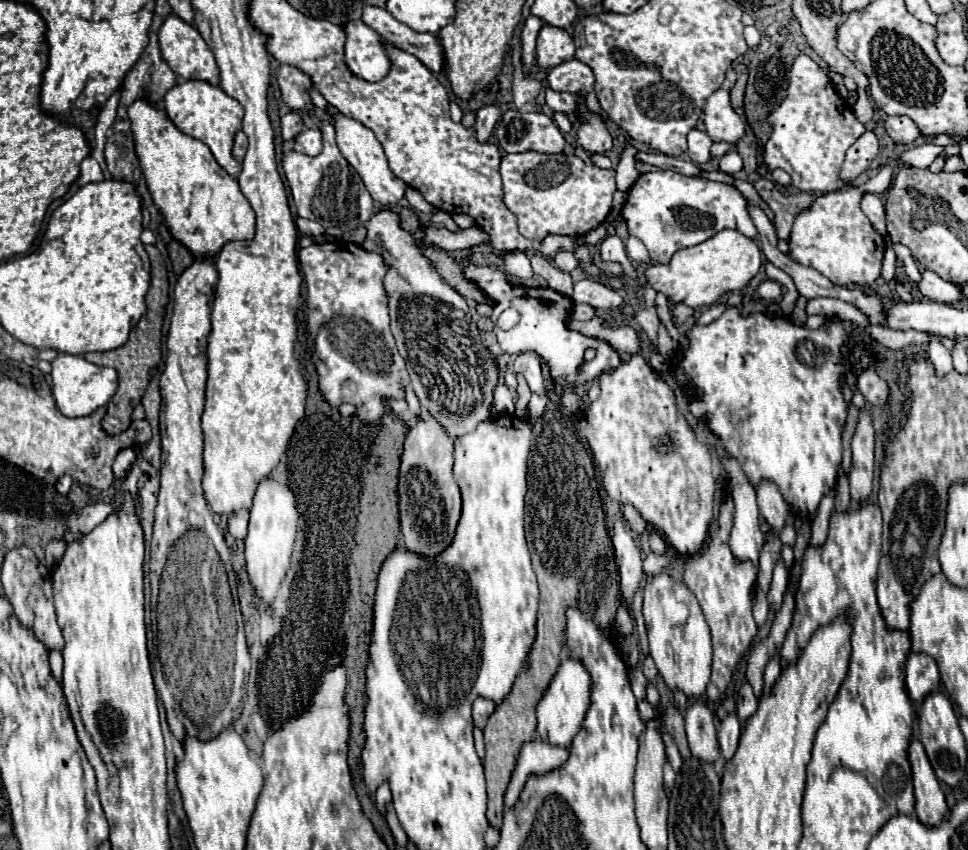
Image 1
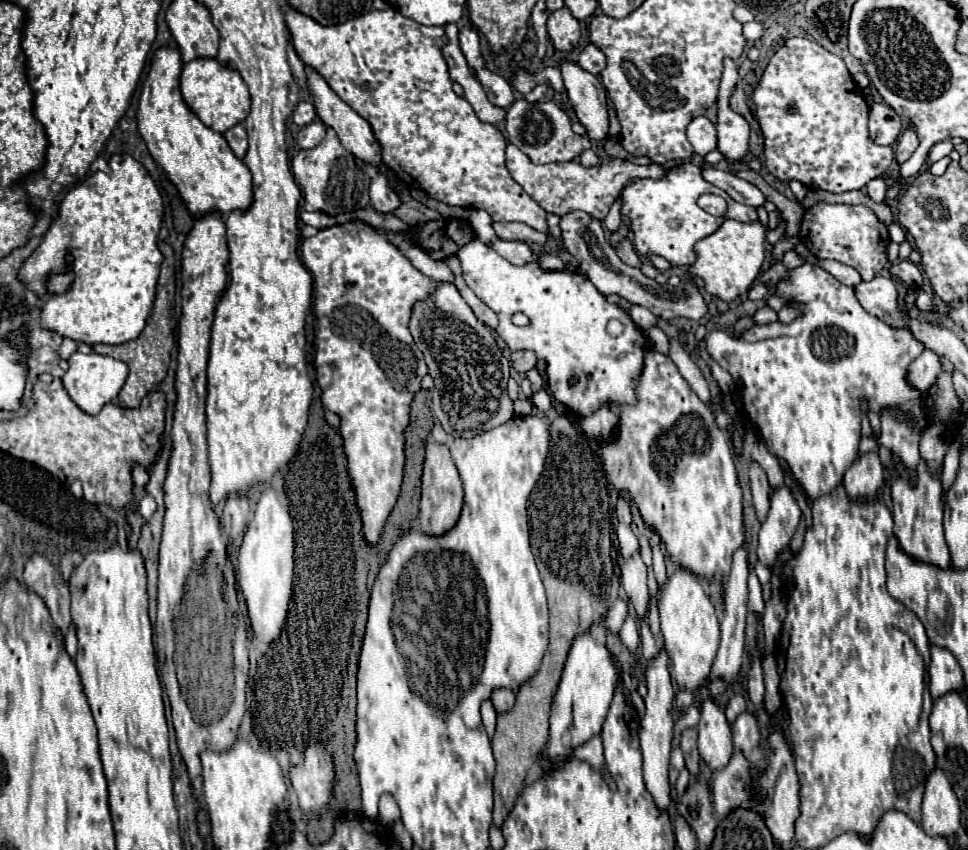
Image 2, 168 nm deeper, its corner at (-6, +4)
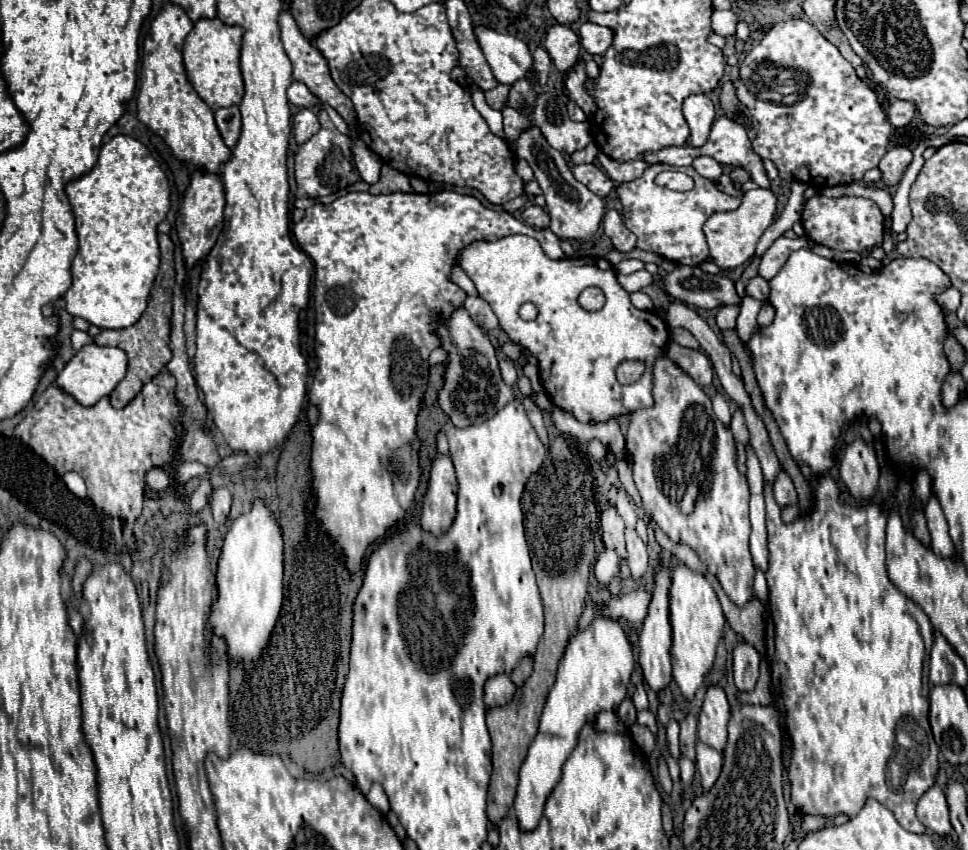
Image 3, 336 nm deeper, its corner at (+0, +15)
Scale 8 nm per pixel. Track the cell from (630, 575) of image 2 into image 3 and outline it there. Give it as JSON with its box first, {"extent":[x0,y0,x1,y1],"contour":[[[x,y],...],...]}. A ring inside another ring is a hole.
{"extent":[626,530,648,578],"contour":[[[626,530],[626,548],[628,548],[628,566],[632,578],[642,578],[648,568],[648,552],[646,544],[640,540],[636,530]]]}

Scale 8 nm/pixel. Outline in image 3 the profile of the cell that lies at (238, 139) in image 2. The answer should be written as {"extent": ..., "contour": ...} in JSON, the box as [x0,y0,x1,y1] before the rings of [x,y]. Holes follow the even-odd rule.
{"extent":[214,106,242,148],"contour":[[[238,106],[218,108],[214,112],[214,118],[216,118],[216,126],[218,126],[218,130],[220,130],[222,138],[224,138],[224,144],[228,148],[234,148],[238,138],[240,138],[240,128],[242,128]]]}

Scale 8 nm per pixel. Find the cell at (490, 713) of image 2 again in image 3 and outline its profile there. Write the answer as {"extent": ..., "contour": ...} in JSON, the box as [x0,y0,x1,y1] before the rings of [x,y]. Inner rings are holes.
{"extent":[484,674,516,708],"contour":[[[508,674],[492,676],[492,678],[486,682],[486,694],[484,694],[486,708],[506,706],[506,704],[512,700],[514,692],[516,692],[516,686],[512,684],[512,680],[510,680]]]}

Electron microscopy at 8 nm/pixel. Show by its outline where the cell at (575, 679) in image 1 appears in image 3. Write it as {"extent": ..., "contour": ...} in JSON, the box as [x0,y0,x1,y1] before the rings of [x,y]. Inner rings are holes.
{"extent":[514,616,634,832],"contour":[[[596,616],[590,626],[594,628],[586,628],[570,640],[566,654],[560,660],[556,682],[550,688],[540,720],[540,732],[530,744],[528,756],[520,768],[514,814],[522,832],[530,832],[540,824],[544,802],[562,774],[566,756],[570,756],[578,742],[580,728],[598,712],[616,710],[626,696],[626,686],[634,670],[634,656],[622,622]]]}

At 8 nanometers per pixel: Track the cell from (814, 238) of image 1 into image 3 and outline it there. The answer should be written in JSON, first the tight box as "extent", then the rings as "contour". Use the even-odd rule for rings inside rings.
{"extent":[802,194,884,252],"contour":[[[822,194],[812,196],[804,204],[802,226],[804,226],[808,238],[812,238],[814,242],[824,244],[828,248],[836,248],[836,250],[864,252],[874,246],[880,246],[882,236],[884,236],[884,216],[882,216],[878,204],[874,200],[868,200],[862,196],[842,196],[838,200],[830,200]]]}

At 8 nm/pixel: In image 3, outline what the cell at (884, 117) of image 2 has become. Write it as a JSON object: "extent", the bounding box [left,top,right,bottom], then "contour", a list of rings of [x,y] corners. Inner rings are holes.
{"extent":[888,100,916,128],"contour":[[[894,100],[888,108],[888,120],[894,128],[906,126],[916,114],[916,104],[910,100]]]}

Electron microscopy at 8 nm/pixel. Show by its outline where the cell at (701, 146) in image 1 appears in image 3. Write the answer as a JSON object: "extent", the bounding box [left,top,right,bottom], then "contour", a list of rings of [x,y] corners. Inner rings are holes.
{"extent":[684,94,714,146],"contour":[[[692,94],[684,100],[684,118],[690,126],[690,144],[704,146],[714,124],[714,102],[706,94]]]}

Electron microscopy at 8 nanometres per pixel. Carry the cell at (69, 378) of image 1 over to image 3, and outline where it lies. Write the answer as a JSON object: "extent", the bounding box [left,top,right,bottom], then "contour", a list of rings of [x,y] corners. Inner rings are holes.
{"extent":[56,344,126,406],"contour":[[[88,344],[80,348],[66,368],[58,374],[56,384],[70,394],[82,406],[94,406],[98,400],[112,394],[116,384],[126,376],[126,354],[120,348],[108,348],[98,344]]]}

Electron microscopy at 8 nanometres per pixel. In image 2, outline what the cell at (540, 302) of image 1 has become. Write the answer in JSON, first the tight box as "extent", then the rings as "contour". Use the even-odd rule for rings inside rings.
{"extent":[456,239,646,417],"contour":[[[478,239],[462,245],[456,255],[462,263],[468,287],[498,315],[500,323],[496,333],[500,333],[510,351],[532,349],[538,359],[548,363],[548,387],[560,403],[586,417],[604,401],[636,401],[634,379],[640,373],[646,339],[628,313],[606,303],[604,295],[600,295],[584,275],[572,271],[542,271],[536,263],[516,267]],[[516,312],[525,313],[530,324],[514,327],[510,317]],[[612,319],[618,319],[624,325],[624,331],[618,337],[612,337],[606,331],[606,325]],[[570,375],[576,375],[580,383],[570,387]]]}

